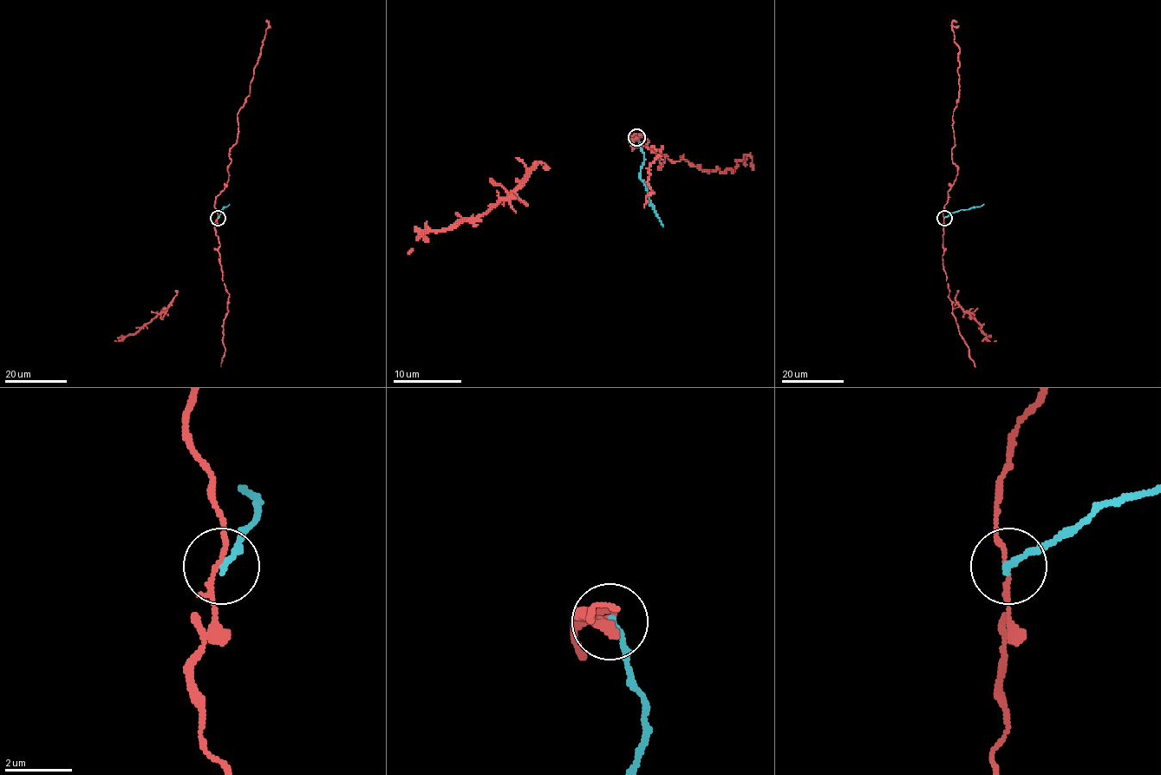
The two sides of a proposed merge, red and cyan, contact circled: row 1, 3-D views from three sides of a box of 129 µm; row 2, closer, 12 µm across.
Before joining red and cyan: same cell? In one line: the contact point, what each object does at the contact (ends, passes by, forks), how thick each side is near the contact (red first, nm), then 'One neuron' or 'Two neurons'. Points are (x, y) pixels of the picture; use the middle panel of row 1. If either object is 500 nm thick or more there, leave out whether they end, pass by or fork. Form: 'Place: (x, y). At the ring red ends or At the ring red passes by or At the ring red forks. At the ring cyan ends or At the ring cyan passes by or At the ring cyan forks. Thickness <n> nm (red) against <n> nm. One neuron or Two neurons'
Place: (636, 137). At the ring red passes by. At the ring cyan ends. Thickness 130 nm (red) against 190 nm. Two neurons

